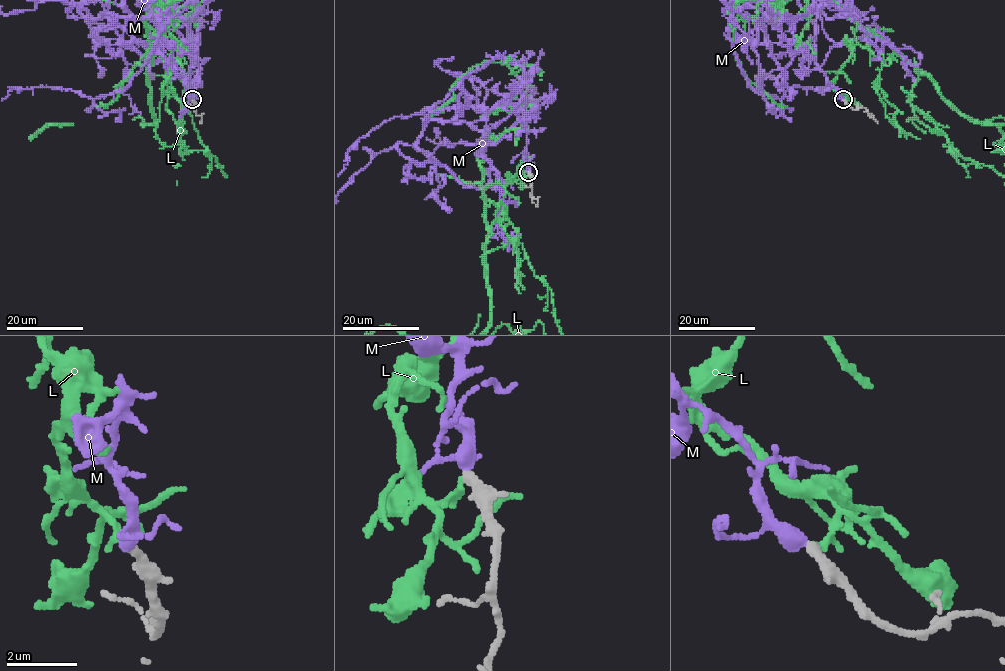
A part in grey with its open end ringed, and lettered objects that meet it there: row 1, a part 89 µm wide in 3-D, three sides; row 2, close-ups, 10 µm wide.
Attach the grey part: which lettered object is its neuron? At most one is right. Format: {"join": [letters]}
{"join": ["M"]}

